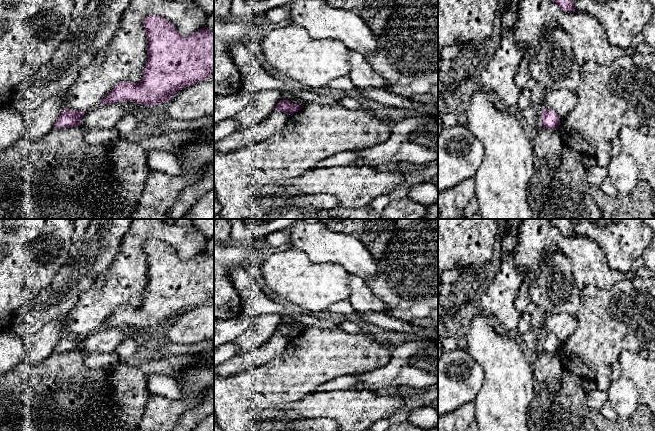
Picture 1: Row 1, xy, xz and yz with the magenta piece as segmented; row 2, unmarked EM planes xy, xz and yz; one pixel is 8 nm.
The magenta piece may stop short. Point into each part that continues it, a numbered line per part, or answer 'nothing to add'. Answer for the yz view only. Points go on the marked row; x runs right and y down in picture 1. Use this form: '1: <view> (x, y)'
nothing to add

